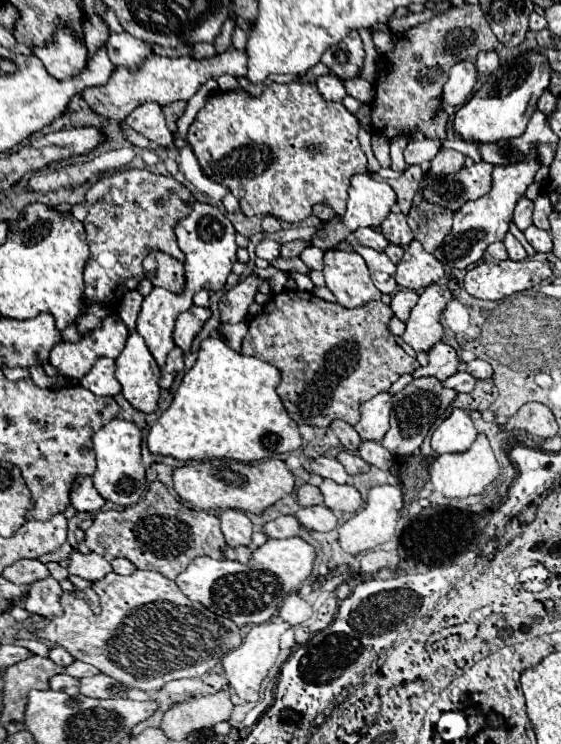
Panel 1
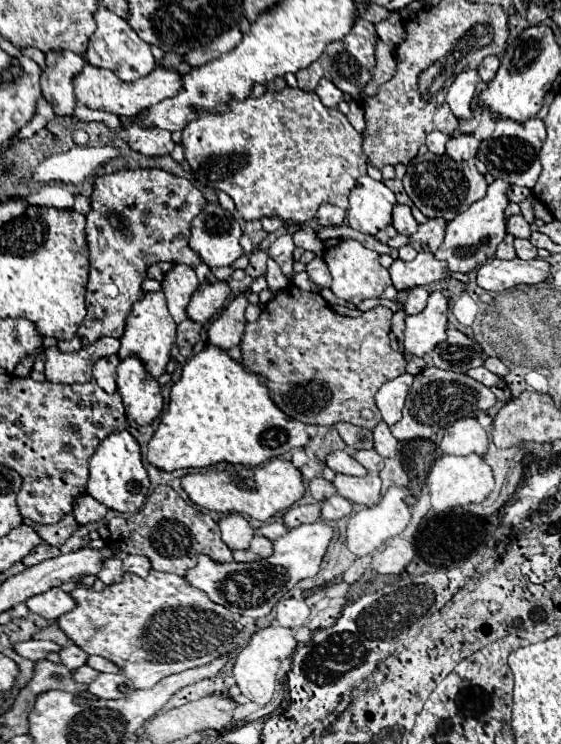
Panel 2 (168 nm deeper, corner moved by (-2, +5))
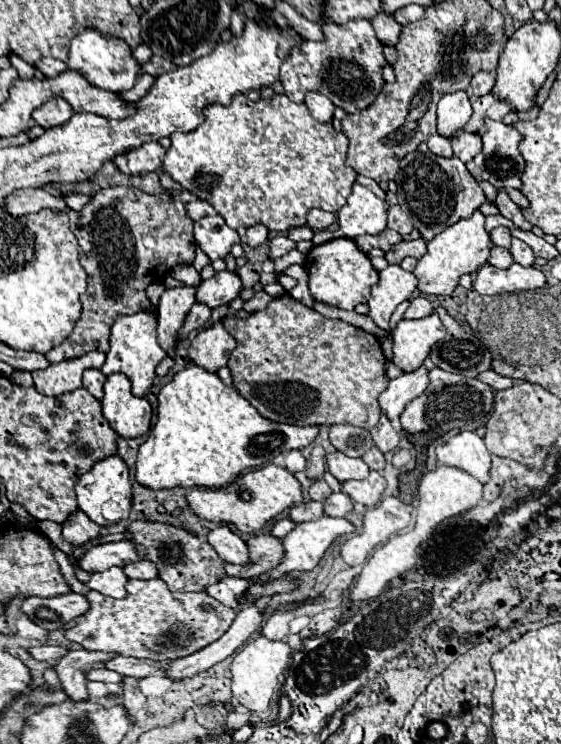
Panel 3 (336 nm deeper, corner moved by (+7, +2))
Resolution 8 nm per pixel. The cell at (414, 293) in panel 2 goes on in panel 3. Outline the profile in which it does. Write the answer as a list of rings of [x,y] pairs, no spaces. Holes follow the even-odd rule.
[[[418,296],[418,298],[412,298],[412,304],[406,310],[404,318],[416,320],[416,318],[424,318],[424,316],[430,316],[430,314],[434,314],[434,306],[424,296]]]

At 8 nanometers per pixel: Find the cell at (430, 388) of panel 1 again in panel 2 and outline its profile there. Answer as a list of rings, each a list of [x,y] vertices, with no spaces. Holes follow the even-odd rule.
[[[427,367],[415,375],[407,399],[409,399],[409,407],[403,409],[403,419],[391,427],[393,437],[397,437],[399,441],[411,441],[415,437],[431,439],[435,433],[455,423],[457,419],[475,417],[477,411],[487,411],[489,407],[495,405],[495,395],[475,379],[463,373],[443,371],[437,367]]]

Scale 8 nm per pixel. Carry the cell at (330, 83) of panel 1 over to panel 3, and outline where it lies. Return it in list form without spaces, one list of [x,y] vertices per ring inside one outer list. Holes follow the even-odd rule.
[[[308,92],[306,94],[306,106],[310,110],[310,114],[318,120],[318,122],[324,122],[324,124],[330,124],[332,122],[332,112],[334,112],[334,104],[318,94],[318,92]]]

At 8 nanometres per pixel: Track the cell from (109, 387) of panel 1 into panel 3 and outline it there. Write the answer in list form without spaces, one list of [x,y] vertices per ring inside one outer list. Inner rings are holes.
[[[90,368],[90,370],[84,372],[84,388],[86,388],[96,400],[102,400],[102,396],[104,396],[104,392],[102,392],[104,380],[106,380],[106,376],[104,376],[100,370],[96,370],[96,368]]]

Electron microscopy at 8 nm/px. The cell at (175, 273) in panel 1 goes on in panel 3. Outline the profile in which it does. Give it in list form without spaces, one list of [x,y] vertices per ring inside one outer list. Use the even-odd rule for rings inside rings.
[[[178,286],[164,290],[158,304],[158,344],[170,358],[176,358],[178,332],[196,302],[196,290],[192,286]]]

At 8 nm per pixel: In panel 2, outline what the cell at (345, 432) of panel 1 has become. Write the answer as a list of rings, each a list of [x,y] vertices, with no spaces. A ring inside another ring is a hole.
[[[337,423],[335,429],[339,431],[341,439],[355,447],[355,449],[371,449],[373,447],[373,437],[371,437],[371,431],[369,429],[363,429],[363,427],[355,427],[351,423]]]

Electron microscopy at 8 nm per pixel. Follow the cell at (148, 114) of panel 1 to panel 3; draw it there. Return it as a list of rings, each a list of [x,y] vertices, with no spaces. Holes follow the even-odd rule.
[[[146,142],[140,148],[116,156],[114,164],[124,176],[144,176],[148,172],[156,172],[162,168],[164,154],[166,150],[158,142]]]

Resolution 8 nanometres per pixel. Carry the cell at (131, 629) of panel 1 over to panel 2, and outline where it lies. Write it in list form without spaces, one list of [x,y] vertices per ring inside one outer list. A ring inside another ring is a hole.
[[[151,569],[147,577],[125,573],[123,581],[107,585],[101,593],[81,587],[69,595],[77,601],[77,607],[57,619],[59,629],[87,655],[99,655],[113,661],[133,683],[133,689],[151,689],[167,675],[207,665],[227,653],[239,641],[239,633],[243,631],[229,609],[213,603],[201,589],[189,587],[183,577],[165,571]]]

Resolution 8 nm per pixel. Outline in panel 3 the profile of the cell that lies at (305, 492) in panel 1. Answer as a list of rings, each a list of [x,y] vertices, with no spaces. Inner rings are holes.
[[[324,480],[312,482],[312,486],[310,486],[310,490],[308,490],[308,496],[310,496],[312,500],[326,500],[330,494],[332,494],[332,490],[330,490],[330,486],[328,486]]]

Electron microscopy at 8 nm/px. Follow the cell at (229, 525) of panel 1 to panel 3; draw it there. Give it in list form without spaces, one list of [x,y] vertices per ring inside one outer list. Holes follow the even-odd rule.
[[[218,526],[208,534],[208,544],[216,550],[216,554],[230,564],[246,564],[248,562],[248,546],[246,542],[234,534],[228,526]]]

